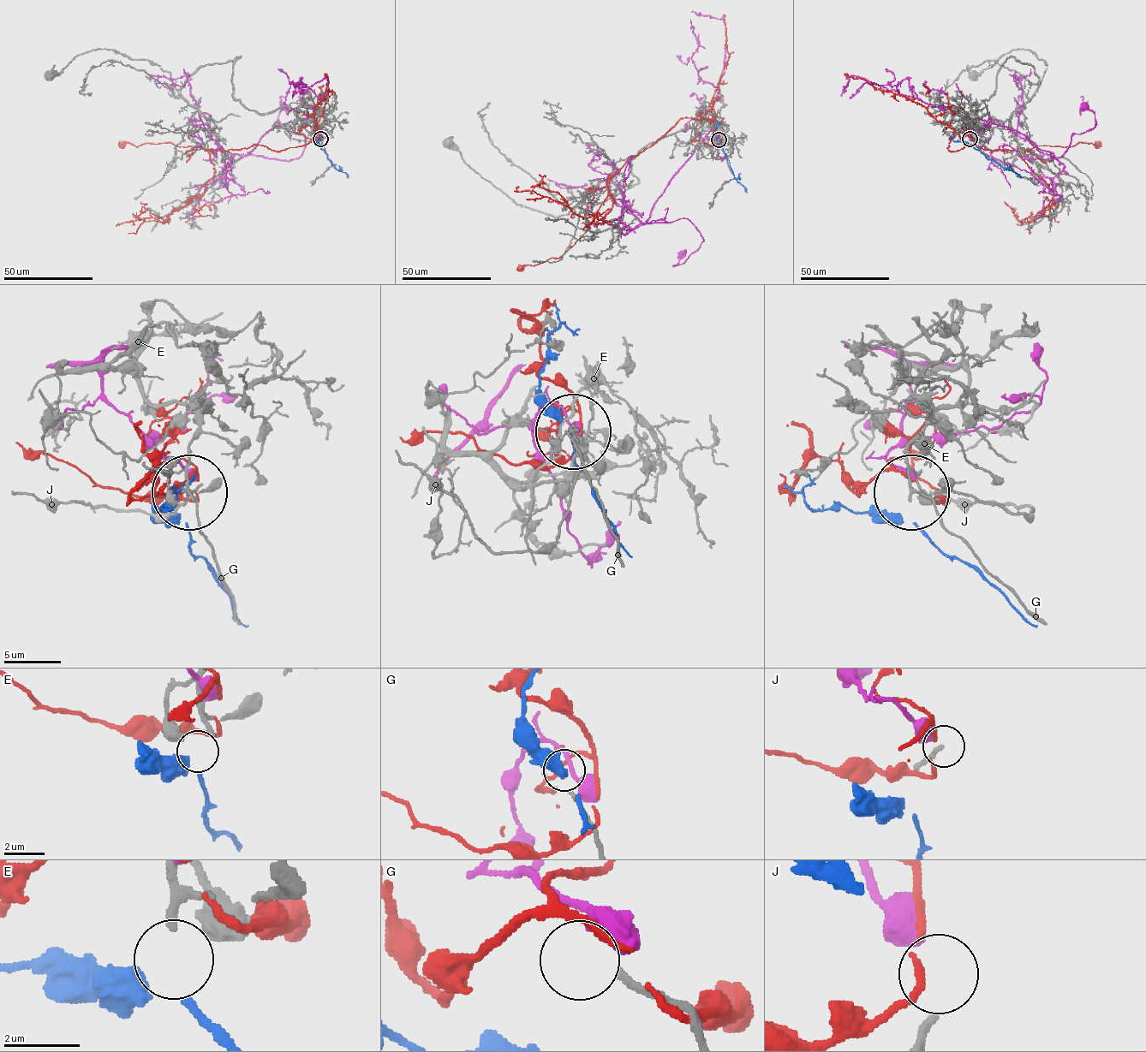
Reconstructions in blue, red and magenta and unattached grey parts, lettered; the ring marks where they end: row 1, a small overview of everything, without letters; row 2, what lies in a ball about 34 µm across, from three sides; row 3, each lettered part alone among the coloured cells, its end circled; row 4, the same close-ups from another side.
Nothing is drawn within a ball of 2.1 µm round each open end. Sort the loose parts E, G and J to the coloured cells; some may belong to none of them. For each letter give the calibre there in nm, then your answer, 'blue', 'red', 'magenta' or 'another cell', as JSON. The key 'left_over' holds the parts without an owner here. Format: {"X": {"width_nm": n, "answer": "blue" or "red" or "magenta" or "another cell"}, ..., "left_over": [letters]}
{"E": {"width_nm": 180, "answer": "blue"}, "G": {"width_nm": 190, "answer": "another cell"}, "J": {"width_nm": 200, "answer": "magenta"}, "left_over": ["G"]}

